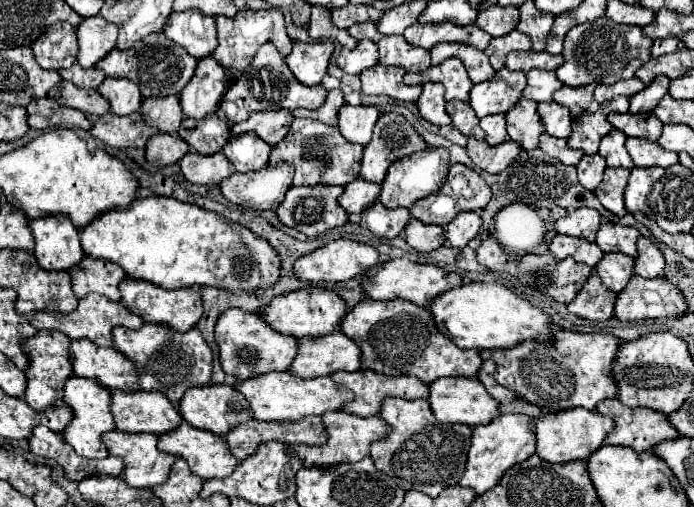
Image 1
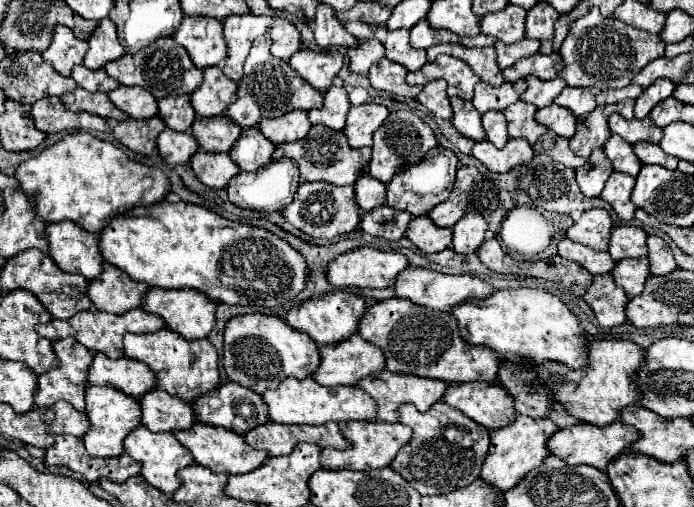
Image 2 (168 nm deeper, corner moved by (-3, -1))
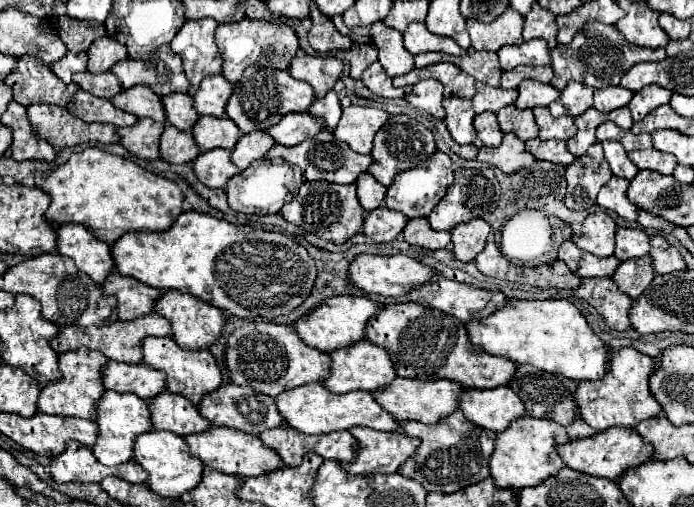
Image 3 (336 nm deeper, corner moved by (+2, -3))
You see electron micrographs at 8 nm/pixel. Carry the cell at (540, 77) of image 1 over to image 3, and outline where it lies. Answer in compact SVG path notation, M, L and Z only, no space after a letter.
M523 80L519 84L519 98L515 100L515 106L519 110L535 108L535 106L549 106L553 100L559 98L559 90L551 84L535 82L535 80Z

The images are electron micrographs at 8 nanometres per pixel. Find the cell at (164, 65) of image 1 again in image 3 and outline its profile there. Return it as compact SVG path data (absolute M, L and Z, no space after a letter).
M161 46L151 54L151 60L125 58L117 62L111 72L119 78L123 88L137 84L151 86L157 96L169 96L173 92L189 92L189 80L183 72L183 64L169 46Z

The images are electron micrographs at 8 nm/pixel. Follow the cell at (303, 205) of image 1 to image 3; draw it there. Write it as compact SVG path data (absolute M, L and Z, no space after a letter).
M317 180L317 182L303 182L297 196L281 208L281 214L287 222L305 228L307 232L315 234L317 238L341 244L363 228L365 210L361 208L361 204L357 200L355 184L339 186L339 184L327 184L325 180Z

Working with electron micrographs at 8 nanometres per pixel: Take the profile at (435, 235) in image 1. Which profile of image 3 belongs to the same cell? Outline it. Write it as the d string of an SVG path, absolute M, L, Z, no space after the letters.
M427 218L409 220L407 226L403 228L403 236L405 236L405 242L409 242L411 246L427 248L427 250L441 250L451 242L449 232L435 232L429 226Z

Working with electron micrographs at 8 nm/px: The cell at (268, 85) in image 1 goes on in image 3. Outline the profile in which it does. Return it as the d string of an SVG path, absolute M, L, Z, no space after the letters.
M251 64L245 68L243 78L235 84L235 92L231 94L225 106L225 114L239 126L243 134L247 134L253 130L267 130L289 112L305 112L313 102L315 94L307 82L295 80L287 70L263 68L259 64Z

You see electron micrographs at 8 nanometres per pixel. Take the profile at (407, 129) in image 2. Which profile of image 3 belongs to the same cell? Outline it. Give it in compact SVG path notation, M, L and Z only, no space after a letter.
M397 114L391 116L375 134L375 142L373 142L373 162L369 166L369 174L381 182L383 186L389 186L395 178L395 174L403 172L403 170L411 170L415 166L419 166L421 160L429 158L435 152L435 140L429 128L425 128L423 124L419 124L415 118L405 116L405 114Z

